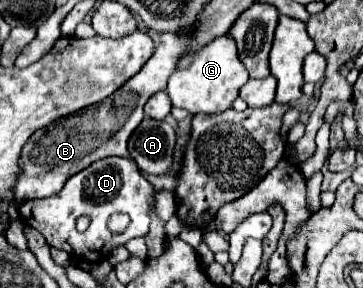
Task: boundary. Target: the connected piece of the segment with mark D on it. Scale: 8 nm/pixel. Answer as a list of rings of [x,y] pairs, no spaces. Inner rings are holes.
[[[103,158],[93,162],[65,182],[63,190],[39,200],[29,200],[21,204],[19,212],[25,218],[25,224],[39,230],[47,244],[53,248],[61,248],[69,254],[81,258],[107,258],[111,250],[127,244],[131,238],[145,236],[149,230],[149,214],[155,204],[155,188],[143,178],[137,164],[129,158]],[[113,212],[125,212],[131,216],[131,226],[123,234],[111,234],[107,228],[107,220]],[[79,216],[89,218],[89,228],[85,232],[75,230],[75,220]]]

